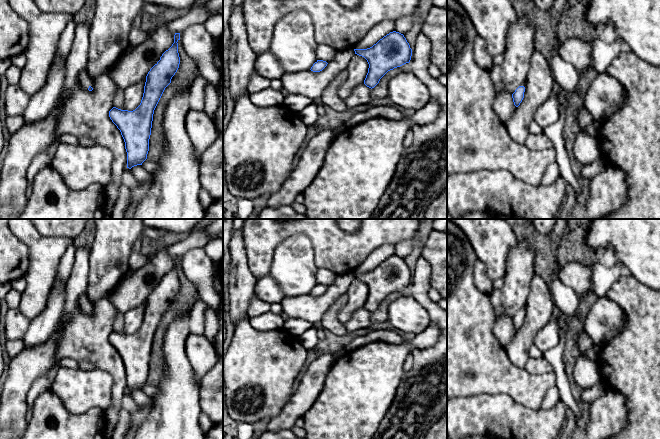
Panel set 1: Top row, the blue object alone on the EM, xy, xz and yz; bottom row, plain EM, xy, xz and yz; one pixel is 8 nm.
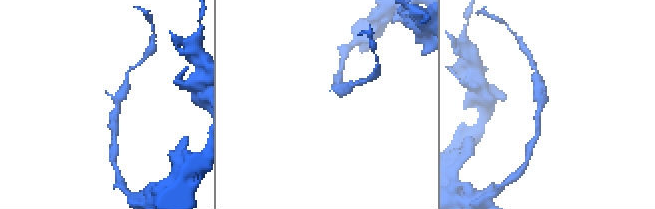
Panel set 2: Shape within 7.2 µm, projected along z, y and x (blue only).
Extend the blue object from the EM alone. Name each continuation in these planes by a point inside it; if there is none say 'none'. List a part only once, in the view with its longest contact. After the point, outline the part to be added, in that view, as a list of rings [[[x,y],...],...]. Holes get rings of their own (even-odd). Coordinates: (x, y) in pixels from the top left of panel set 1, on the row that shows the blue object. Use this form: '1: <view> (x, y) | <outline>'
1: xy (84, 78) | [[[81,71],[79,73],[79,79],[80,79],[80,83],[85,89],[88,89],[90,86],[93,86],[92,80],[89,78],[87,73],[85,73],[84,71]]]

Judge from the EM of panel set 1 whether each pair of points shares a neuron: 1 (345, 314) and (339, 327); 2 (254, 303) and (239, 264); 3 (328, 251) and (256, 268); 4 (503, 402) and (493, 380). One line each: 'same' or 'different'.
1: different
2: different
3: same
4: different

